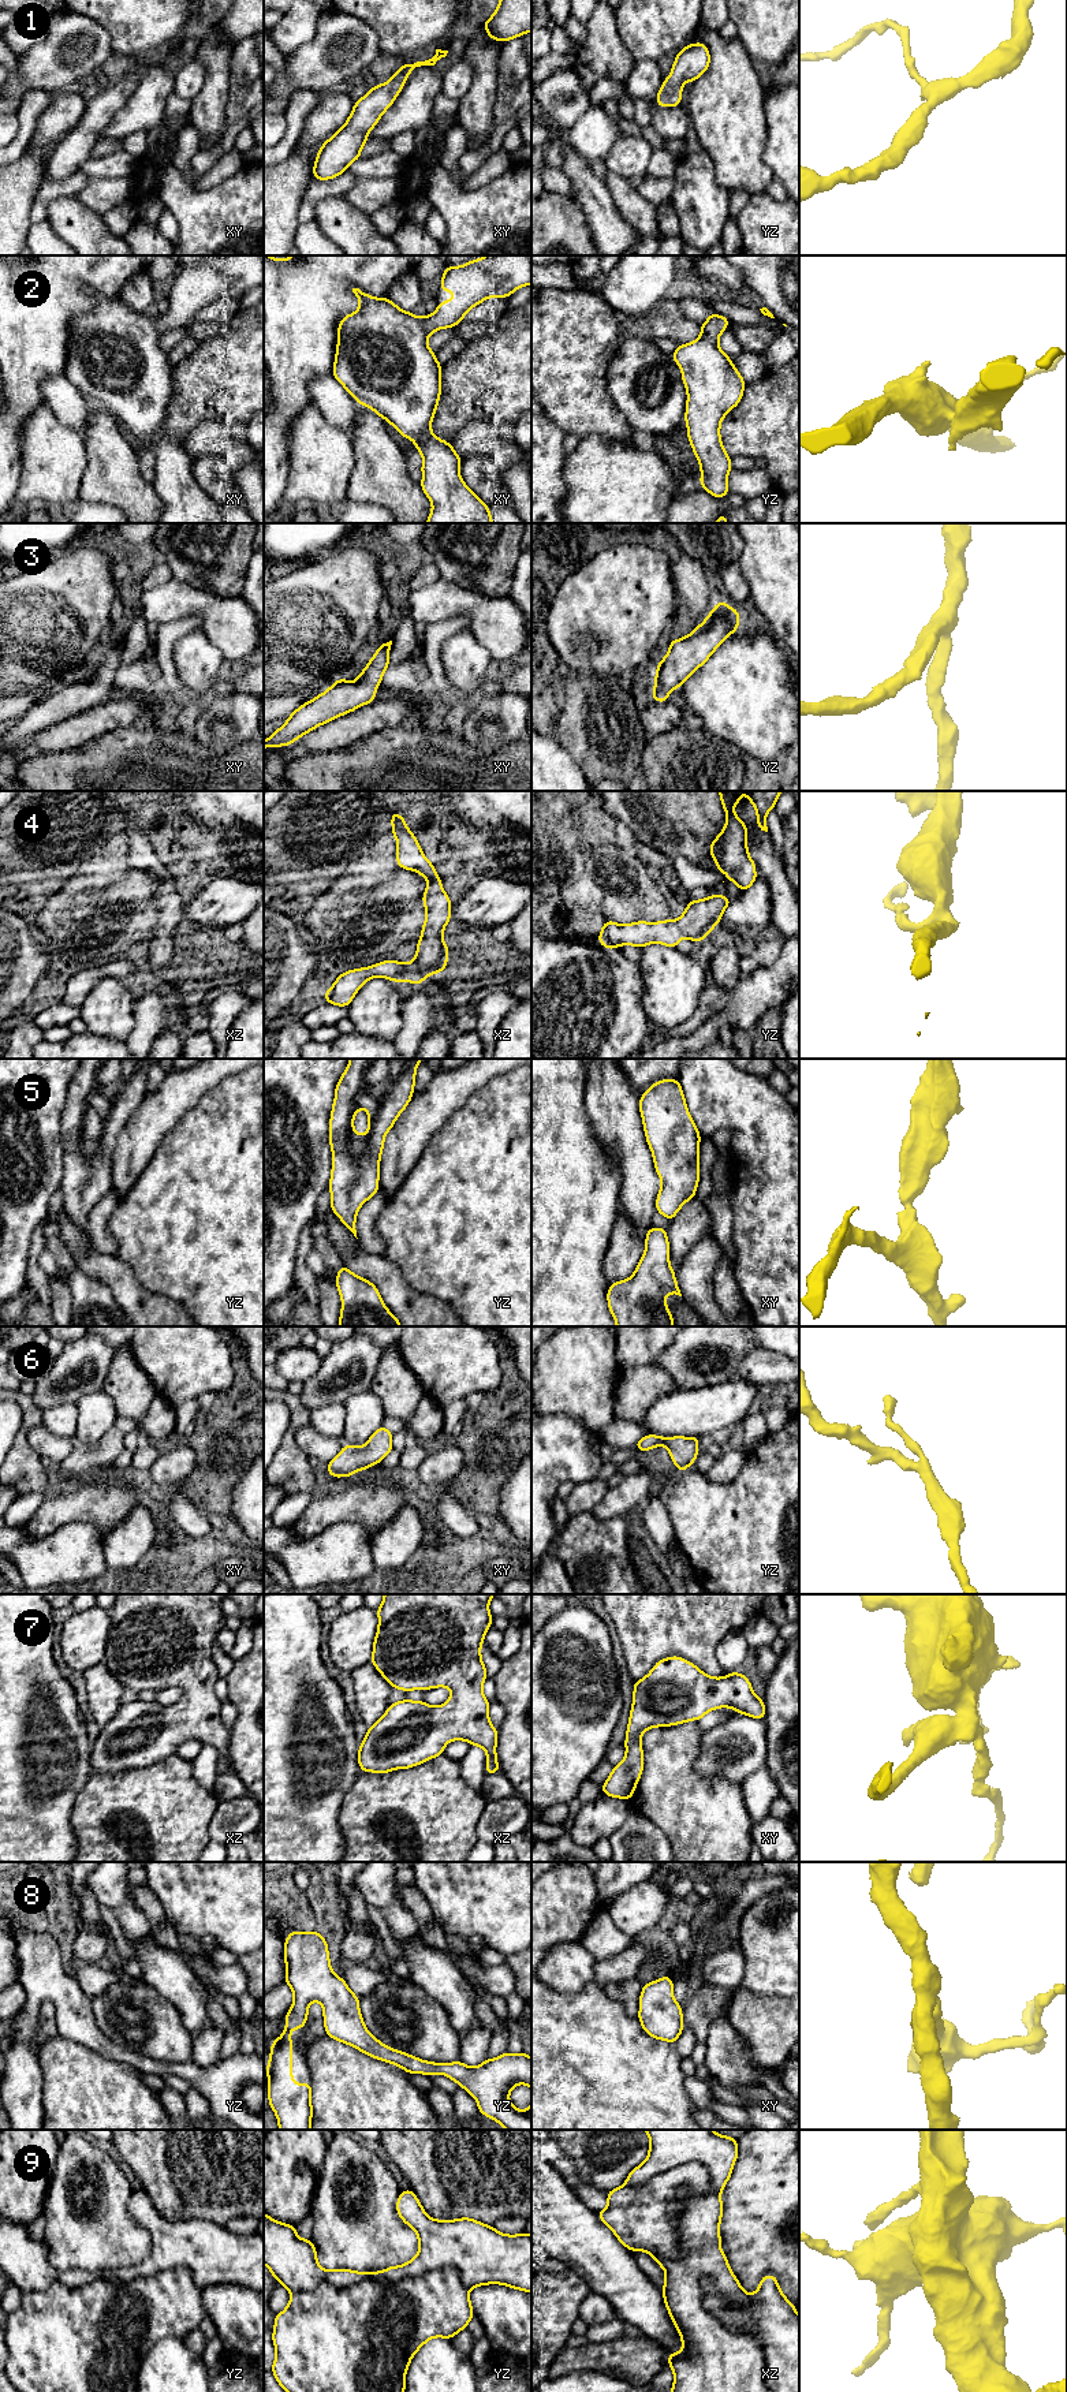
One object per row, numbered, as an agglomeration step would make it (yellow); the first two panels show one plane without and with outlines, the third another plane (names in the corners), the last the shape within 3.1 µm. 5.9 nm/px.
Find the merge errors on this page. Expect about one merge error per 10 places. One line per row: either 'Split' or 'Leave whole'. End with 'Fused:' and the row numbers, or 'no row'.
1: Leave whole
2: Leave whole
3: Leave whole
4: Leave whole
5: Leave whole
6: Leave whole
7: Leave whole
8: Leave whole
9: Split
Fused: 9

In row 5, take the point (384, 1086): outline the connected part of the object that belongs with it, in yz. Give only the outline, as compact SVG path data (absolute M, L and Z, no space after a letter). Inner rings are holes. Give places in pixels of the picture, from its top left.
M350 1059L335 1089L335 1101L329 1122L332 1172L328 1190L332 1194L331 1209L355 1238L357 1212L378 1191L384 1138L413 1098L415 1071L421 1060ZM361 1108L368 1109L369 1120L369 1130L363 1135L358 1135L354 1131L354 1116Z

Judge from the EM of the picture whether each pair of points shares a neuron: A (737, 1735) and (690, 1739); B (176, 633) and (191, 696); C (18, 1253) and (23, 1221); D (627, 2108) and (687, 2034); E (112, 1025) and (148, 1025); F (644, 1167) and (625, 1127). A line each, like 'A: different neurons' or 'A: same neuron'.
A: different neurons
B: same neuron
C: same neuron
D: different neurons
E: different neurons
F: same neuron

